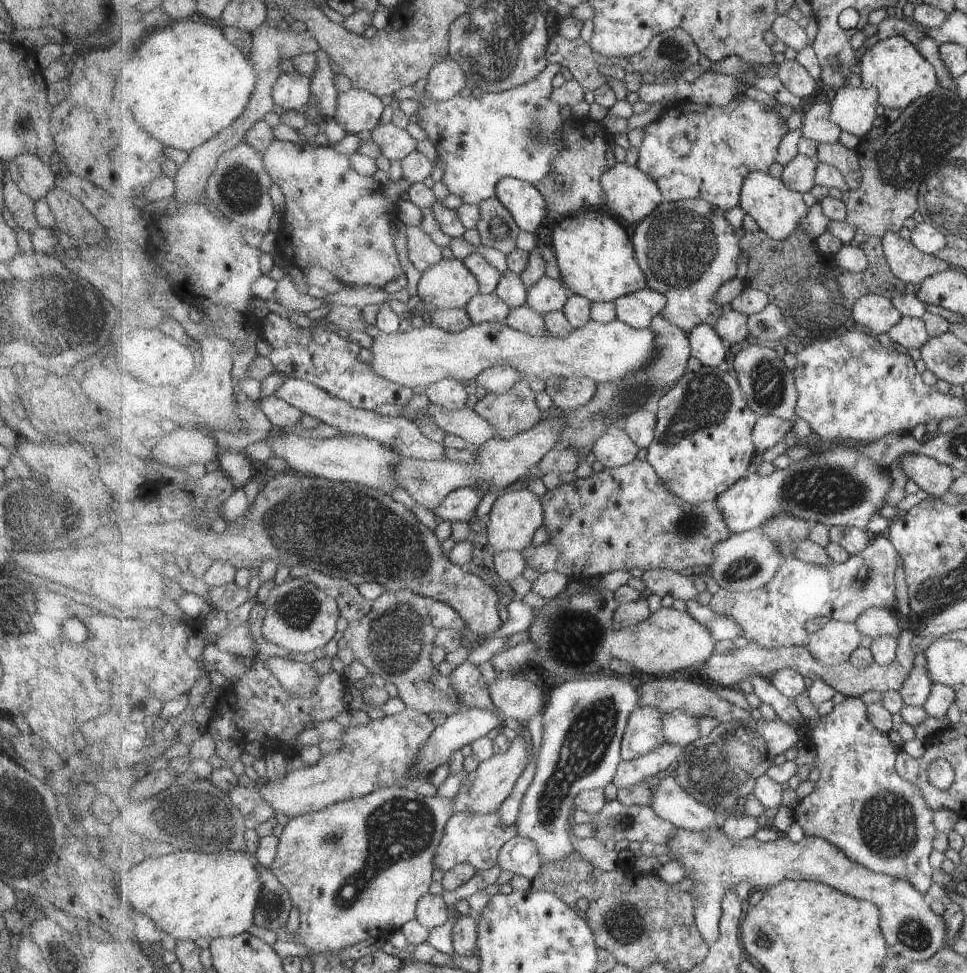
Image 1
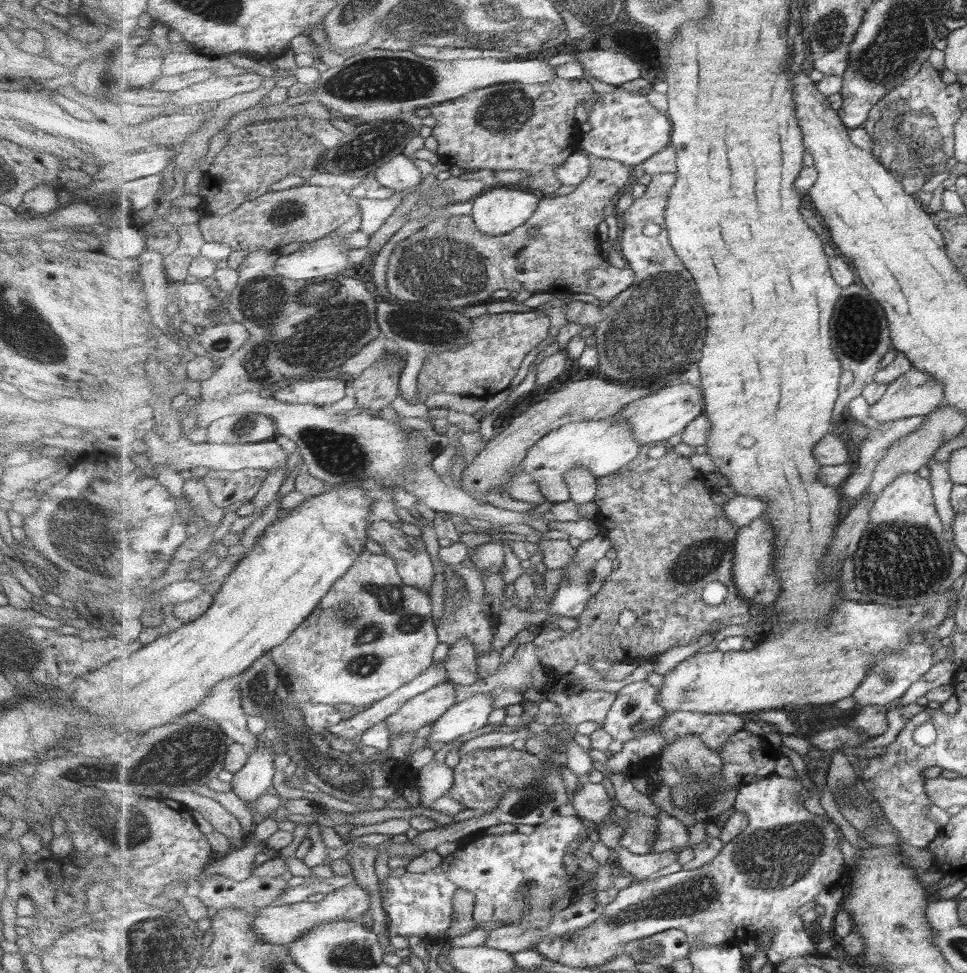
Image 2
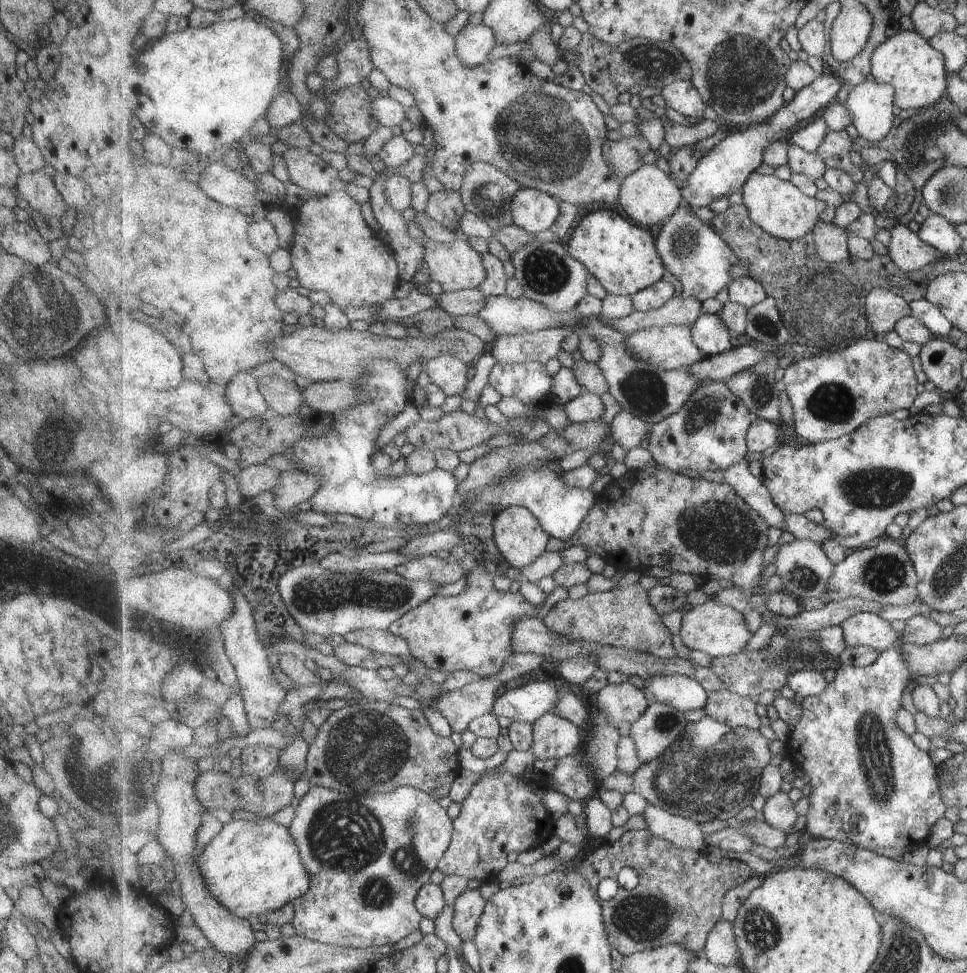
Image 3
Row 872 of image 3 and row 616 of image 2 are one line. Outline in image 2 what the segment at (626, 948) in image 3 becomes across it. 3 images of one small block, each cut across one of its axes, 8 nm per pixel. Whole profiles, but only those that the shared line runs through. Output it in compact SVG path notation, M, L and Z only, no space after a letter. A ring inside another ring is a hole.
M667 442L646 444L641 454L626 467L615 471L612 475L607 475L598 478L598 496L594 500L598 505L598 512L595 516L595 521L601 528L606 528L607 535L611 539L611 543L615 544L617 557L615 559L615 567L613 572L603 582L601 589L591 598L590 604L587 606L587 611L577 619L579 626L572 632L563 632L557 628L557 625L541 626L541 632L534 638L534 644L540 660L540 663L548 670L547 685L555 685L559 682L559 677L563 674L569 674L578 664L585 664L595 660L612 662L637 661L642 662L646 656L650 656L652 660L659 654L665 654L667 650L675 648L675 646L687 646L698 641L701 636L711 631L713 622L721 621L722 627L743 625L748 627L751 620L751 603L747 599L743 599L739 594L739 588L735 585L735 542L739 532L739 525L735 524L729 516L723 514L723 508L726 508L727 503L719 504L719 500L715 500L715 490L708 487L708 475L701 472L691 462L687 456L679 456L679 452L675 452L675 444ZM711 582L723 582L729 588L729 596L725 598L725 602L721 602L721 606L711 606L703 600L703 590L707 584ZM623 610L630 610L637 617L635 624L628 628L618 626L619 614Z

